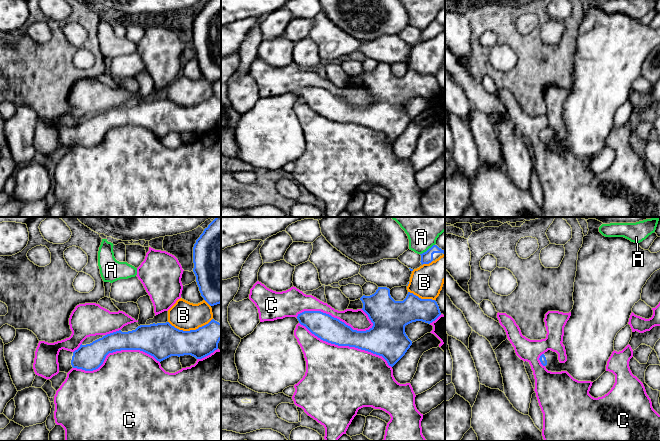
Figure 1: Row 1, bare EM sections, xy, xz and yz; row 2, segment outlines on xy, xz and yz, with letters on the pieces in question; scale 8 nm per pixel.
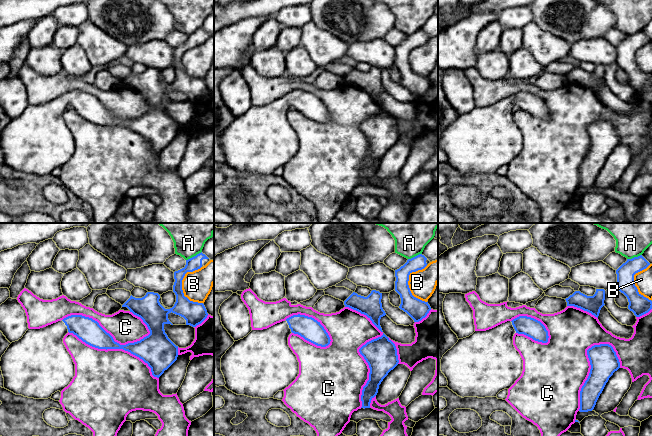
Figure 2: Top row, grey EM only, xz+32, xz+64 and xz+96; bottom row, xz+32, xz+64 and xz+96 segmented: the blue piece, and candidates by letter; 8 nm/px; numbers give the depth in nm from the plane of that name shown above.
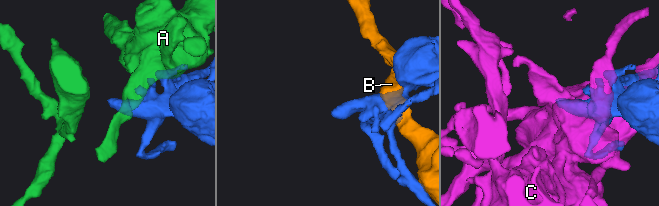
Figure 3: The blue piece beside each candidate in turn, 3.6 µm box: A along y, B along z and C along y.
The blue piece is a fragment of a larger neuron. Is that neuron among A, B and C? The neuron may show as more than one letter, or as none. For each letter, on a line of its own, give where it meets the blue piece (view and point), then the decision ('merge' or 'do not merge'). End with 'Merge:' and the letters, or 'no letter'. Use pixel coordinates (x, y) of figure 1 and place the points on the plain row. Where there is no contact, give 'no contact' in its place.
A: xz (428, 25) | do not merge
B: xy (190, 106) | do not merge
C: xz (335, 94) | do not merge
Merge: no letter

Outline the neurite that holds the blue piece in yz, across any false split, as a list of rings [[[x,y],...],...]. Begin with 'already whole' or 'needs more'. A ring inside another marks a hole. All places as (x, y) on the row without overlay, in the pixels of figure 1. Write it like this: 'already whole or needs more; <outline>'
needs more; [[[588,0],[588,10],[583,13],[578,28],[574,81],[562,118],[567,137],[560,139],[558,130],[551,126],[539,134],[548,147],[567,147],[578,157],[594,158],[606,147],[617,109],[628,101],[632,84],[641,75],[643,62],[660,45],[660,27],[651,29],[624,13],[605,13],[599,8],[601,1]]]

